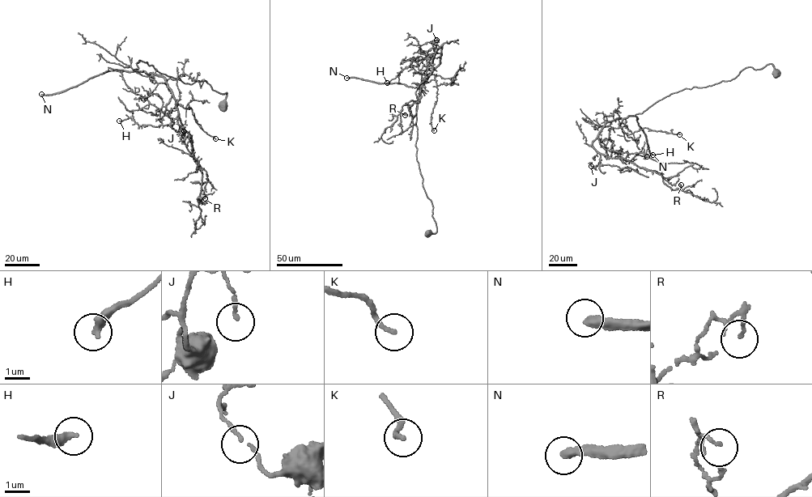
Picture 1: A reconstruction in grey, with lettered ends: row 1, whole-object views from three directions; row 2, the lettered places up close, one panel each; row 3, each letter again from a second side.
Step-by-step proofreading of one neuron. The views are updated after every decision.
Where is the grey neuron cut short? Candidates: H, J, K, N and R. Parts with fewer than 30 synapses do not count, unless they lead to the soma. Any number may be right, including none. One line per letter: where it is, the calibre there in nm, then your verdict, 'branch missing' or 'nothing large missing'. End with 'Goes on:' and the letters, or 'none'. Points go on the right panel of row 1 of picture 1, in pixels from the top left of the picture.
H: at (647, 156); 360 nm thick; nothing large missing
J: at (591, 166); 120 nm thick; nothing large missing
K: at (679, 134); 180 nm thick; nothing large missing
N: at (652, 155); 340 nm thick; branch missing
R: at (681, 184); 100 nm thick; nothing large missing
Goes on: N

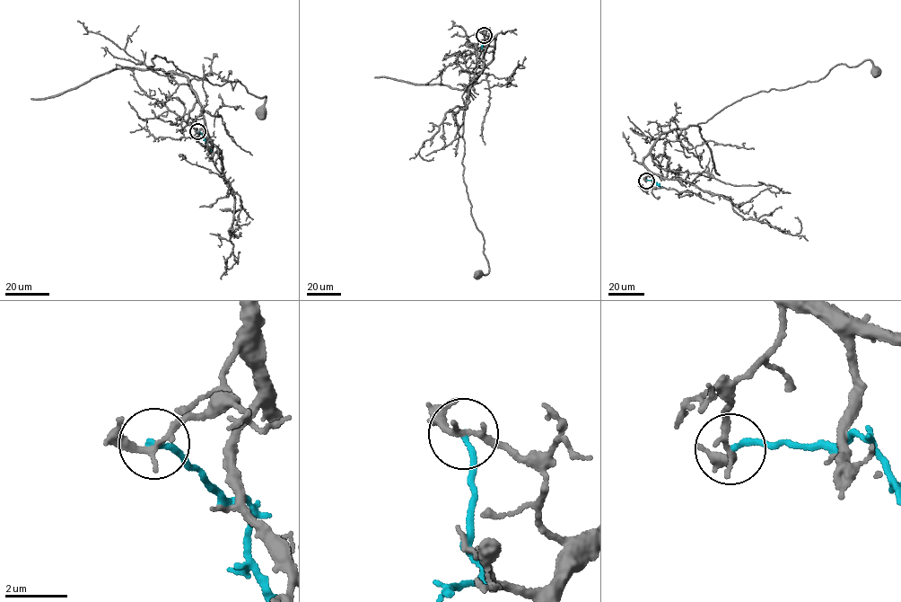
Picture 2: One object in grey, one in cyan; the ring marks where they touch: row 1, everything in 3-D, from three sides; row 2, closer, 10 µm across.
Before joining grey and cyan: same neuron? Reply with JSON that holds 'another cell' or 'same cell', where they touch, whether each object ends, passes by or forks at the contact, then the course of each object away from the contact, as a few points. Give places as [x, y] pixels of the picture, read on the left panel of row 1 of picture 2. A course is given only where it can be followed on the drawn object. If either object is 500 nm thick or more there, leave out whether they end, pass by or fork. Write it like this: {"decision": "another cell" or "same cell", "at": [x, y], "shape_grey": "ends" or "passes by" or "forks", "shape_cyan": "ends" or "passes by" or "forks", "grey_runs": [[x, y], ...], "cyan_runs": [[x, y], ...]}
{"decision": "another cell", "at": [197, 131], "shape_grey": "passes by", "shape_cyan": "ends", "grey_runs": [[197, 131], [196, 94], [185, 76], [147, 67], [155, 55], [212, 84], [239, 81], [266, 97], [260, 111]], "cyan_runs": [[197, 131], [205, 136], [212, 151]]}

